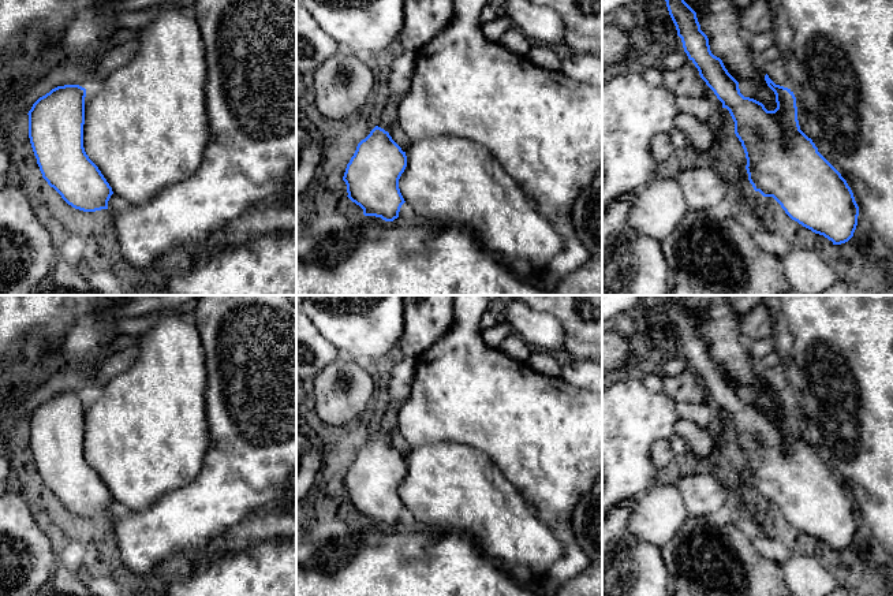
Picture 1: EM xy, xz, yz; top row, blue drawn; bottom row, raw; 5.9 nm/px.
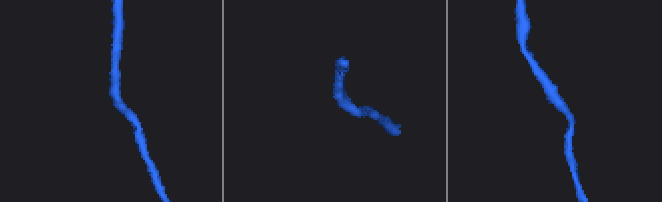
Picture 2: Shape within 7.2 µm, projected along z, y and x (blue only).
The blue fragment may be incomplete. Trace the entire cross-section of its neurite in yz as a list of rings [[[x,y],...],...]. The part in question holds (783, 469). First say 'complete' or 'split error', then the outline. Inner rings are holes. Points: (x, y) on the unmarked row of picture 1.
complete; [[[665,295],[665,308],[684,358],[735,428],[735,440],[744,455],[746,476],[754,496],[763,503],[773,503],[792,526],[823,541],[833,551],[848,548],[857,532],[859,513],[847,487],[800,436],[793,398],[776,391],[766,380],[765,387],[776,401],[777,414],[767,417],[762,409],[744,403],[739,388],[728,379],[722,366],[711,360],[696,319],[673,295]]]

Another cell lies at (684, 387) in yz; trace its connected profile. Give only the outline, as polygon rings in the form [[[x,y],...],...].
[[[690,369],[677,376],[664,376],[662,385],[665,395],[668,395],[675,403],[703,403],[707,392]]]

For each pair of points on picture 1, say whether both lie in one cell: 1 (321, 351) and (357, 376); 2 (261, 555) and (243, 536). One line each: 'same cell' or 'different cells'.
1: different cells
2: different cells

